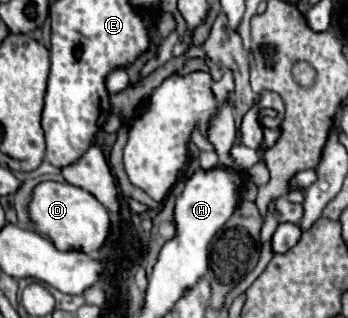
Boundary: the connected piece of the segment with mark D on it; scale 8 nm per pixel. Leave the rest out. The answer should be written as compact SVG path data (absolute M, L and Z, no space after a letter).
M40 182L32 190L28 216L34 228L40 234L48 236L52 244L62 252L66 250L78 250L84 254L96 252L104 244L110 230L110 218L106 208L90 192L68 182Z

